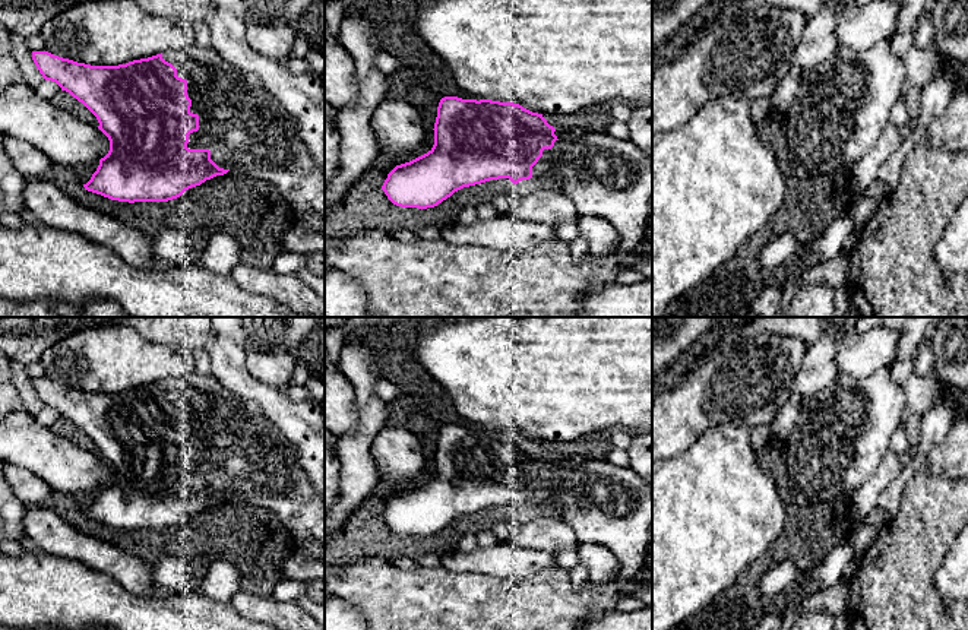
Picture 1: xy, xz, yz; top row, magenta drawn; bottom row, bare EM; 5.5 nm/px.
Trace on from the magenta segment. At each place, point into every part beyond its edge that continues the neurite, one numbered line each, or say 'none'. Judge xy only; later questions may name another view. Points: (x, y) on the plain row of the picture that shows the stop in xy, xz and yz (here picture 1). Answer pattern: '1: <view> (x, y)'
1: xy (244, 455)

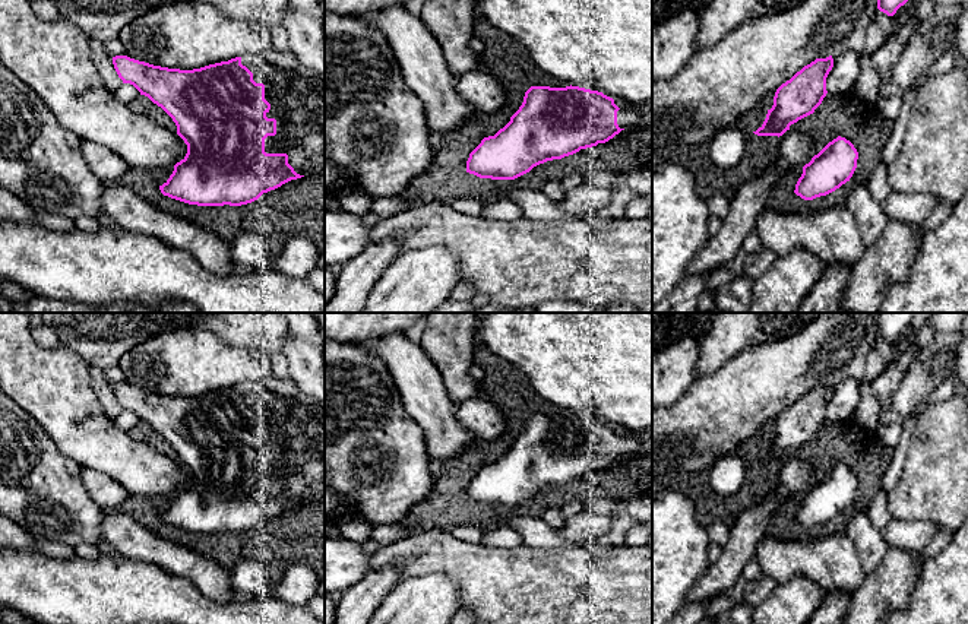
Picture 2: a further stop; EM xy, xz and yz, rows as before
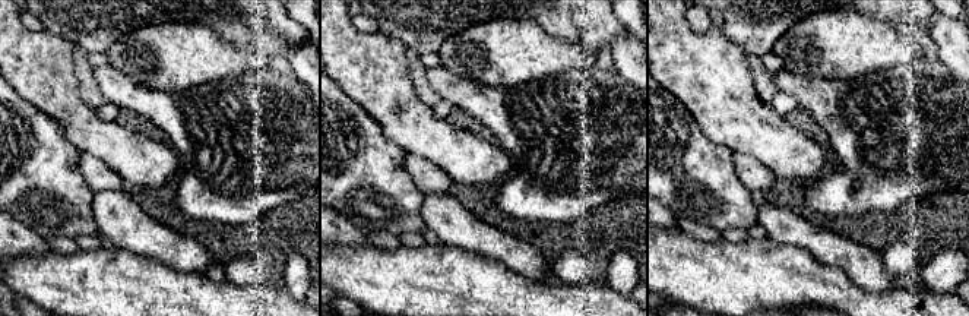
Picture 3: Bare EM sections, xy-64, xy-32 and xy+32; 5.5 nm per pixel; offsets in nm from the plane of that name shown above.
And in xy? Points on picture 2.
1: xy (296, 421)

